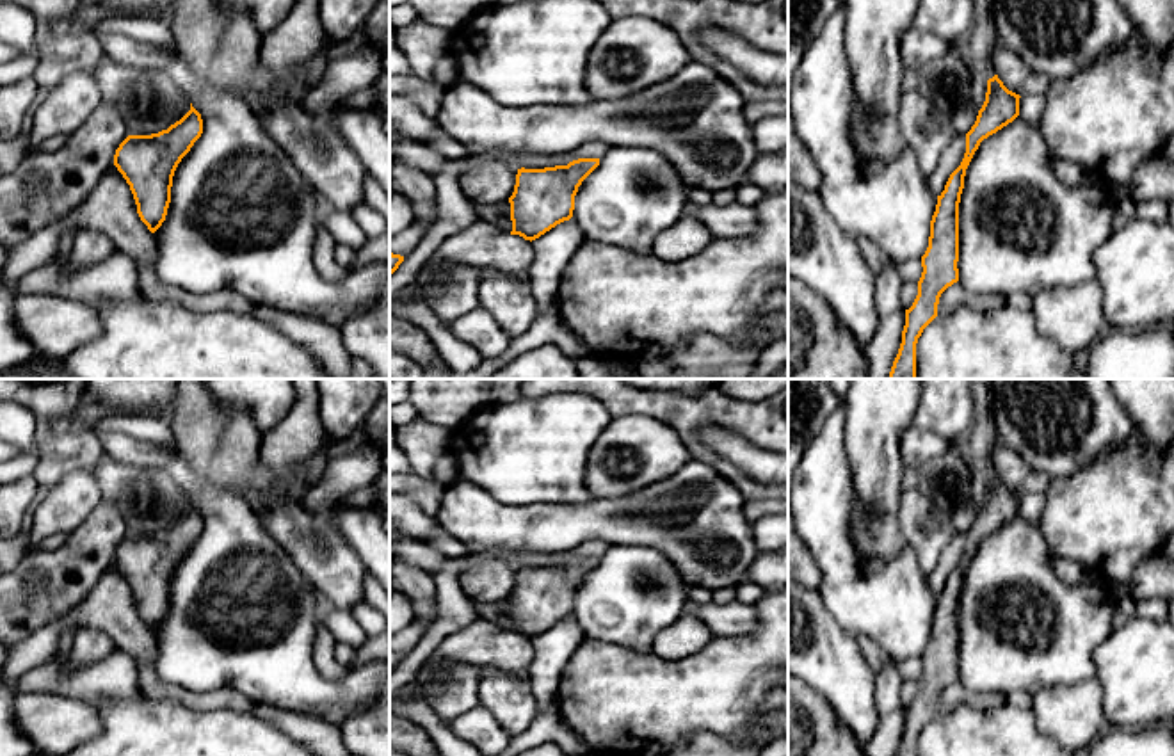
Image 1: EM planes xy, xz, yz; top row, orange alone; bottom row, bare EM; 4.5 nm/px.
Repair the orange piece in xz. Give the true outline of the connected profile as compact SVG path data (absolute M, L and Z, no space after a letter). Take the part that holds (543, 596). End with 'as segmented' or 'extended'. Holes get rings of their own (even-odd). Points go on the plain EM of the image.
M578 557L567 564L518 567L511 601L511 633L535 639L569 619L582 580L599 564L599 557Z | as segmented

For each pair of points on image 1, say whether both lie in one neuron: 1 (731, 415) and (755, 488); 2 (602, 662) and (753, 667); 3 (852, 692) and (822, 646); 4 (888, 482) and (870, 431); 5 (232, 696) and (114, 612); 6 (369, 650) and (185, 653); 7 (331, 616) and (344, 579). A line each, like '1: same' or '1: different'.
1: same
2: same
3: same
4: same
5: same
6: different
7: different

